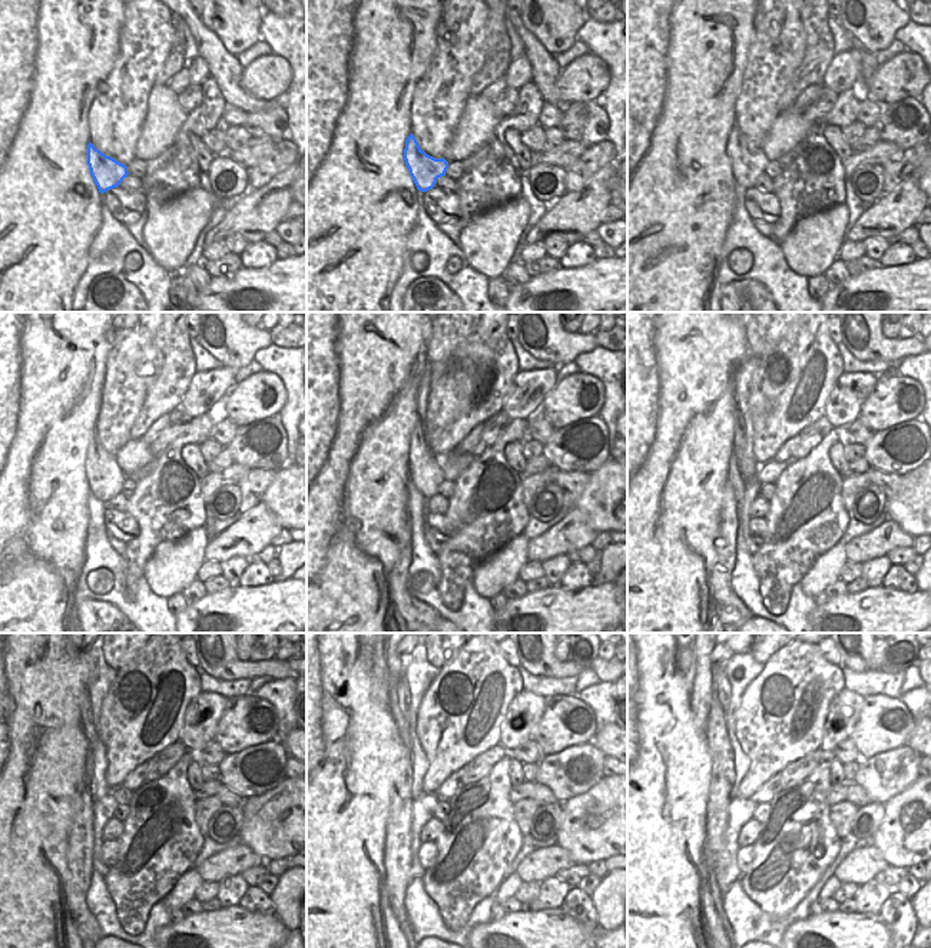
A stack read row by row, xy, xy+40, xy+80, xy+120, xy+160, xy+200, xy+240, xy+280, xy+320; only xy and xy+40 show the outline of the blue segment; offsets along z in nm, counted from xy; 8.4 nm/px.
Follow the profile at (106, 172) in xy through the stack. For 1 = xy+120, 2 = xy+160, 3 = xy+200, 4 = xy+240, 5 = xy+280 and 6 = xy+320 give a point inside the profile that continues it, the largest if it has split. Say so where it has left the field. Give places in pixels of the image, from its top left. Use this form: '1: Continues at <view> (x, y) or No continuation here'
1: Continues at xy+120 (105, 477)
2: Continues at xy+160 (426, 473)
3: Continues at xy+200 (748, 467)
4: Continues at xy+240 (92, 735)
5: Continues at xy+280 (403, 689)
6: Continues at xy+320 (721, 683)

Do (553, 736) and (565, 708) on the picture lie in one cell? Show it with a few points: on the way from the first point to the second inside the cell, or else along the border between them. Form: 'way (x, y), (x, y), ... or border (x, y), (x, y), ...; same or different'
way (557, 729), (563, 715); same

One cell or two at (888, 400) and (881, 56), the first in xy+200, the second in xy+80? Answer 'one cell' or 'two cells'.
two cells

